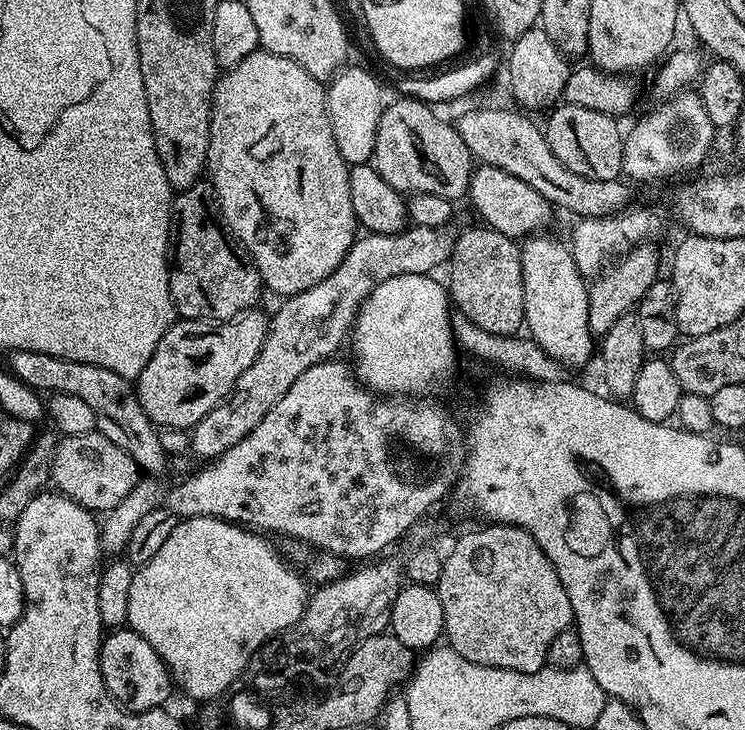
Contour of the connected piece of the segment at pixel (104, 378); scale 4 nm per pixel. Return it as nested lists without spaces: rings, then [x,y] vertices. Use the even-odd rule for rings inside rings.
[[[18,350],[7,357],[6,368],[17,379],[35,390],[45,388],[48,394],[65,392],[74,394],[94,410],[96,431],[110,438],[119,449],[130,454],[139,471],[149,477],[163,477],[164,467],[170,464],[170,457],[158,442],[157,425],[142,410],[136,397],[136,389],[126,378],[106,370],[102,366],[90,366],[90,362],[70,362],[50,354],[38,354],[30,350]]]

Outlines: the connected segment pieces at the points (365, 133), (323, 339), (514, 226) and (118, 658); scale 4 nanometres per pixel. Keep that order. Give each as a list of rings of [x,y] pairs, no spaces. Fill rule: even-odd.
[[[345,66],[332,77],[326,88],[326,95],[328,97],[328,117],[330,118],[330,126],[334,130],[334,142],[338,146],[338,154],[342,154],[342,158],[349,166],[369,163],[374,154],[374,144],[378,142],[378,122],[386,107],[384,92],[380,89],[375,74],[367,72],[364,68]]]
[[[408,226],[403,232],[394,234],[368,232],[352,243],[334,274],[310,286],[310,290],[287,297],[281,303],[284,305],[276,313],[271,313],[262,350],[236,380],[230,396],[206,414],[191,431],[193,454],[201,460],[212,460],[236,446],[262,418],[266,418],[270,406],[274,406],[274,402],[278,402],[278,398],[282,398],[286,390],[298,382],[300,375],[310,370],[310,366],[335,357],[340,343],[349,339],[362,302],[372,293],[374,286],[398,274],[427,276],[435,273],[435,268],[443,269],[449,263],[454,243],[453,233],[448,231],[447,227]]]
[[[480,164],[473,171],[472,181],[468,187],[467,199],[472,200],[476,212],[489,228],[498,230],[498,234],[506,234],[514,241],[539,233],[552,220],[554,206],[534,186],[526,186],[522,178],[514,178],[514,174],[506,174],[506,170],[498,170],[489,164]]]
[[[127,626],[109,631],[100,642],[100,669],[106,690],[129,712],[145,712],[167,705],[174,681],[162,658],[134,629]]]

